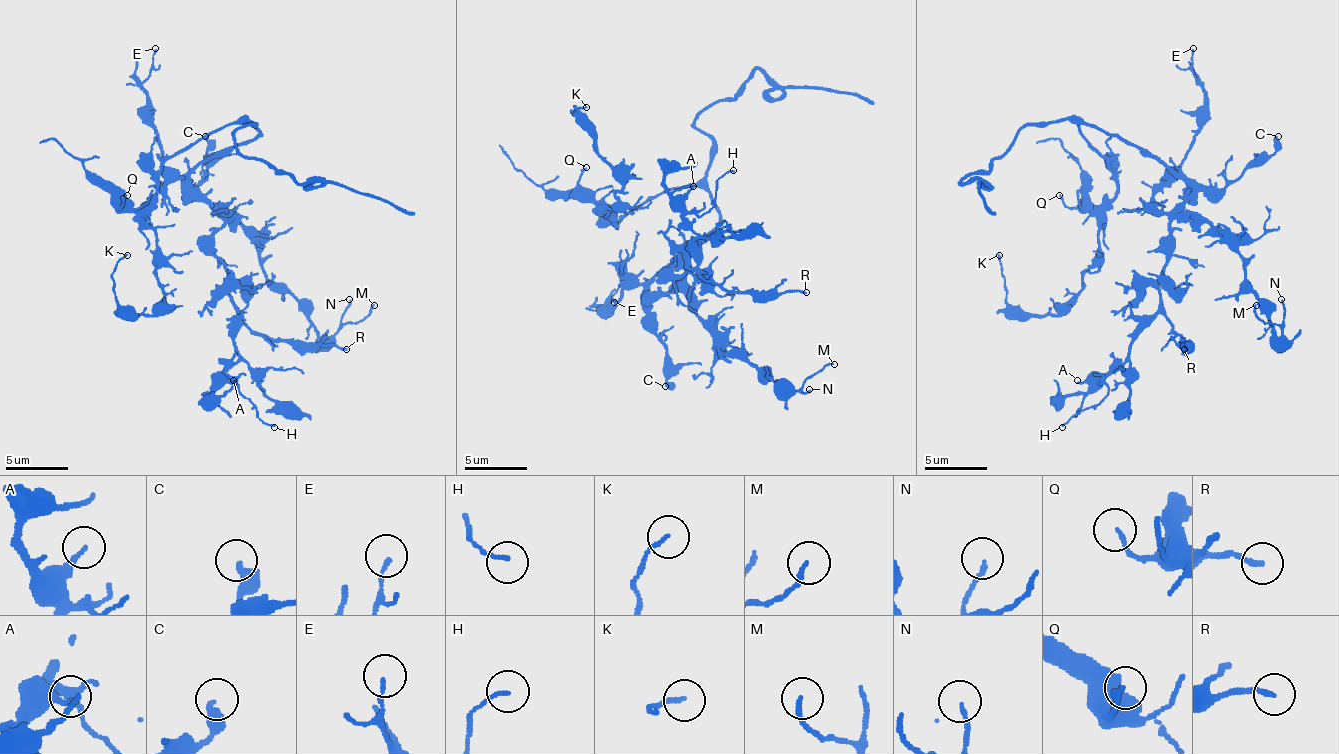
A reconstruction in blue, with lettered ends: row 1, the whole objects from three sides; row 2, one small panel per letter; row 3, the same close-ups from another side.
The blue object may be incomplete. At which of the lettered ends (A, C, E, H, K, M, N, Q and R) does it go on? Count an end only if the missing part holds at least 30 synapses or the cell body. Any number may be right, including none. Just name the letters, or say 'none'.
none

